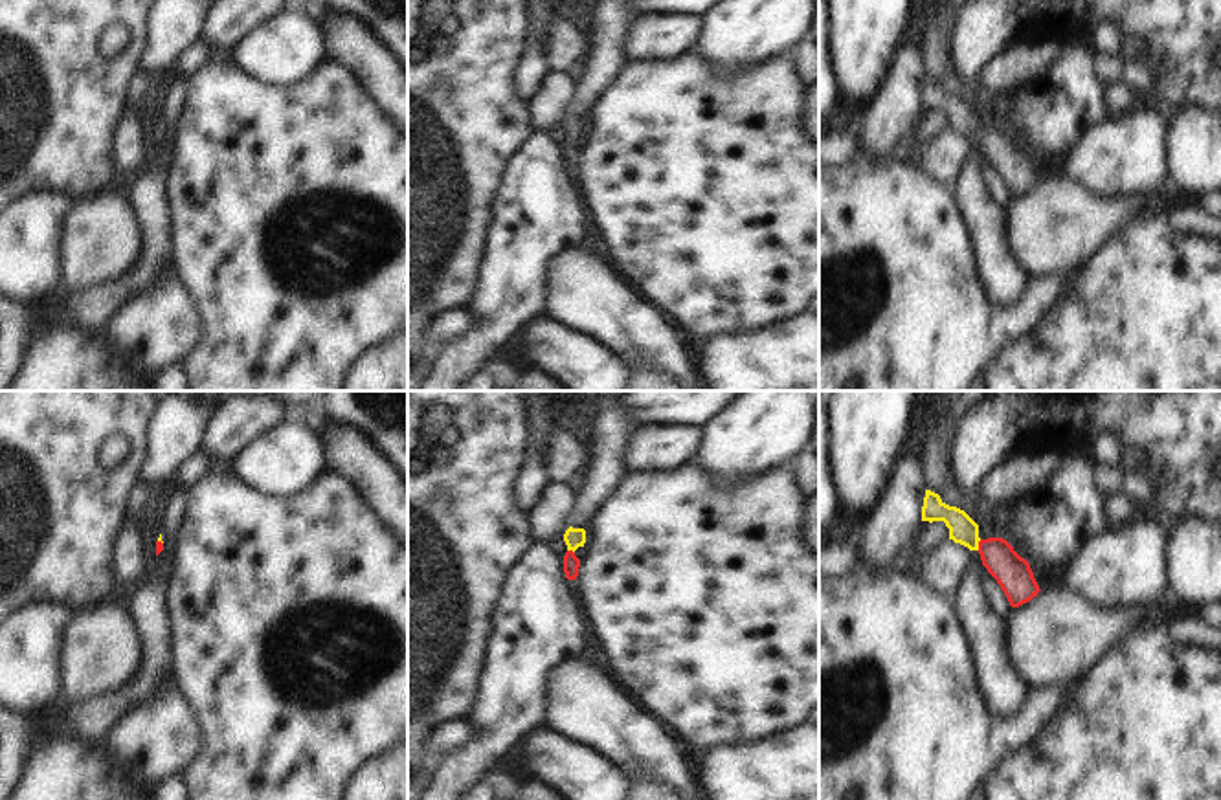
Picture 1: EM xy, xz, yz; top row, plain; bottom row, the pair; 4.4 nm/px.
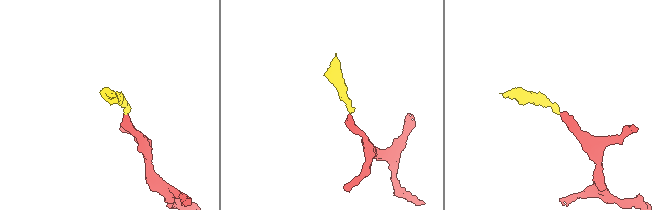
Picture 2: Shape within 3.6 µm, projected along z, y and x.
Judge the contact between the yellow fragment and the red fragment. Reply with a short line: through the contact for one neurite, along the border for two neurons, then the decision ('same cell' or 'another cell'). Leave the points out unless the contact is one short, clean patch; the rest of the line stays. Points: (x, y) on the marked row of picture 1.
yz (963, 529), (977, 545), (986, 547), (1012, 573) | same cell

